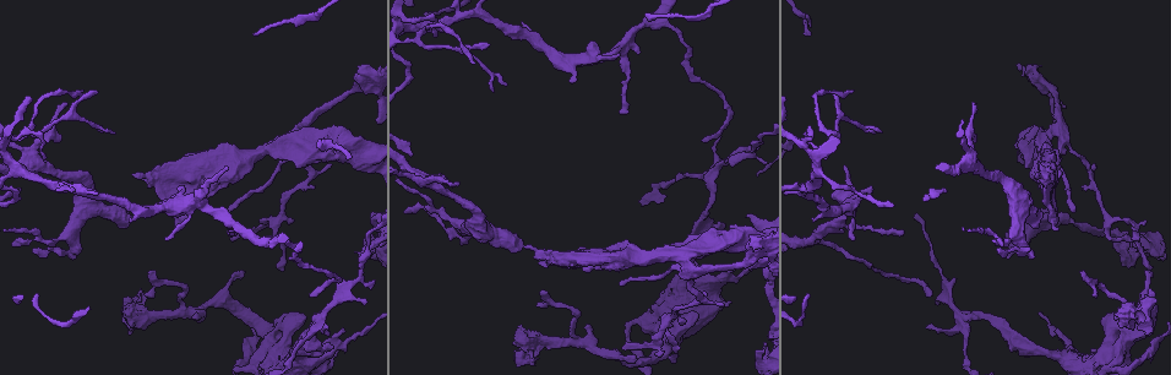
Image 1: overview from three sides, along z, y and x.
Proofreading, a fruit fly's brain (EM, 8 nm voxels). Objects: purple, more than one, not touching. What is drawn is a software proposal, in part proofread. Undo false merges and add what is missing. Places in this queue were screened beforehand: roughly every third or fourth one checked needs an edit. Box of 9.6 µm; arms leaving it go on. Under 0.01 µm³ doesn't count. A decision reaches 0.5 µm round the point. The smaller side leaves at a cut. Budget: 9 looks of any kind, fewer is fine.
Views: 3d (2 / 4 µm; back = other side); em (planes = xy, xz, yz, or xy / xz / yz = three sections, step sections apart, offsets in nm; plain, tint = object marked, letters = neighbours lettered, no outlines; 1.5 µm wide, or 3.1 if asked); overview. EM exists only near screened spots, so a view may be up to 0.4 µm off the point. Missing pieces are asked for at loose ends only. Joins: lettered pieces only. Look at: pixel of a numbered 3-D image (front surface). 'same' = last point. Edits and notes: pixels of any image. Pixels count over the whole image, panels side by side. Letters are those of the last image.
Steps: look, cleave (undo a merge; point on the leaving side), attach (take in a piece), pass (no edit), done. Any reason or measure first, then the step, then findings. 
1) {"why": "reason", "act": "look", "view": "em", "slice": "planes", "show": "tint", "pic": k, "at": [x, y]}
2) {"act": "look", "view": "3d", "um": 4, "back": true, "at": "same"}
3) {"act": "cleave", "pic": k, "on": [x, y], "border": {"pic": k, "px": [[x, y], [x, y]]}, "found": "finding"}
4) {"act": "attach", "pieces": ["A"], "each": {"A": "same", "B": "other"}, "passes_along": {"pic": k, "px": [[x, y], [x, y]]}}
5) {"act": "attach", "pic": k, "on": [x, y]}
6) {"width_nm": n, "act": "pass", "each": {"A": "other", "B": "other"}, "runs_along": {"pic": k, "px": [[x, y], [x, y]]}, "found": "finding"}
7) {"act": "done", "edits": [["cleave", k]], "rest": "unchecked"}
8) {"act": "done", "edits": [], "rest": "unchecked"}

{"why": "free end", "act": "look", "view": "em", "slice": "planes", "show": "letters", "pic": 1, "at": [881, 133]}

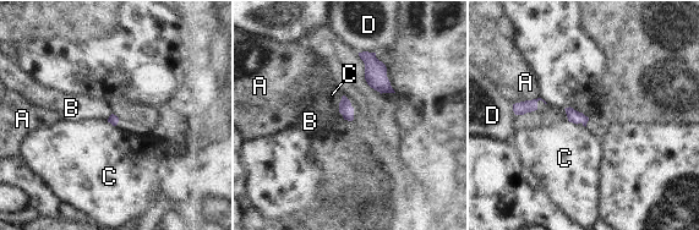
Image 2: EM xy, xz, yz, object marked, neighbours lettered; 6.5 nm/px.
{"act": "pass", "each": {"A": "other", "B": "other", "C": "other", "D": "other"}, "border": {"pic": 2, "px": [[343, 94], [339, 102], [339, 113]]}, "found": "no lettered piece goes on from it"}

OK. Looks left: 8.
{"why": "thin end", "act": "look", "view": "em", "slice": "yz", "step": 8, "show": "letters", "pic": 1, "at": [43, 160]}

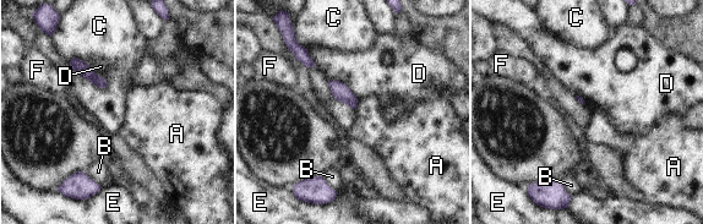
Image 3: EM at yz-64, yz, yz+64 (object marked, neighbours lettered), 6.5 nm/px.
{"why": "cut it another way", "act": "look", "view": "em", "slice": "planes", "show": "letters", "at": "same"}

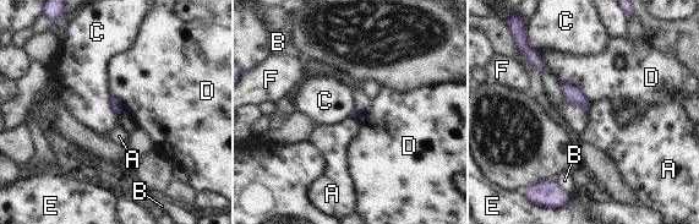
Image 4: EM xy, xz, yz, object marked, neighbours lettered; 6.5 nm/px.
{"act": "pass", "each": {"A": "other", "B": "other", "C": "other", "D": "other", "E": "other", "F": "other"}, "border": {"pic": 4, "px": [[567, 100], [588, 113]]}, "found": "no lettered piece goes on from it"}

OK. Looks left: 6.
{"why": "long arm stops here", "act": "look", "view": "em", "slice": "planes", "show": "letters", "pic": 1, "at": [1009, 255]}

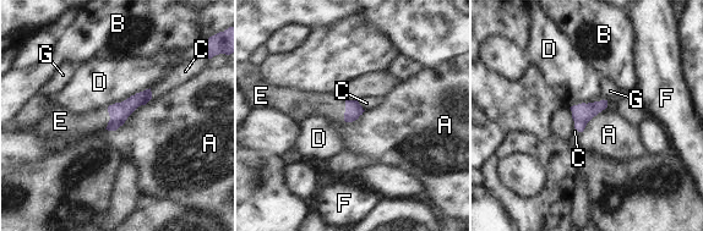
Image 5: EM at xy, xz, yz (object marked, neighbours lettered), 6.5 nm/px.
{"act": "attach", "pieces": ["E"], "each": {"A": "other", "B": "other", "C": "other", "D": "other", "E": "same", "F": "other", "G": "other"}, "passes_along": {"pic": 5, "px": [[119, 113], [110, 119], [74, 125]]}, "found": "it goes on there"}

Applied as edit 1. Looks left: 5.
{"why": "an open end", "act": "look", "view": "em", "slice": "planes", "show": "letters", "pic": 1, "at": [750, 236]}

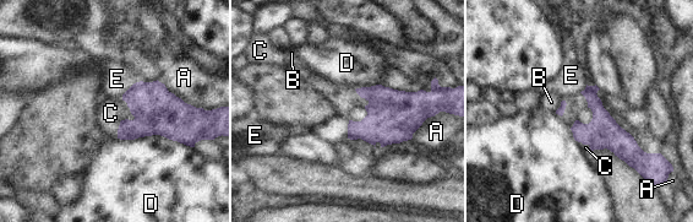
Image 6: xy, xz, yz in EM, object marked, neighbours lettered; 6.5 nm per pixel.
{"act": "attach", "pieces": ["C"], "each": {"A": "other", "B": "other", "C": "same", "D": "other", "E": "other"}, "passes_along": {"pic": 6, "px": [[561, 109], [565, 108], [571, 113]]}, "found": "the neuron continues"}

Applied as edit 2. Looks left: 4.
{"act": "done", "edits": [["attach", 5], ["attach", 6]], "rest": "unchecked"}

